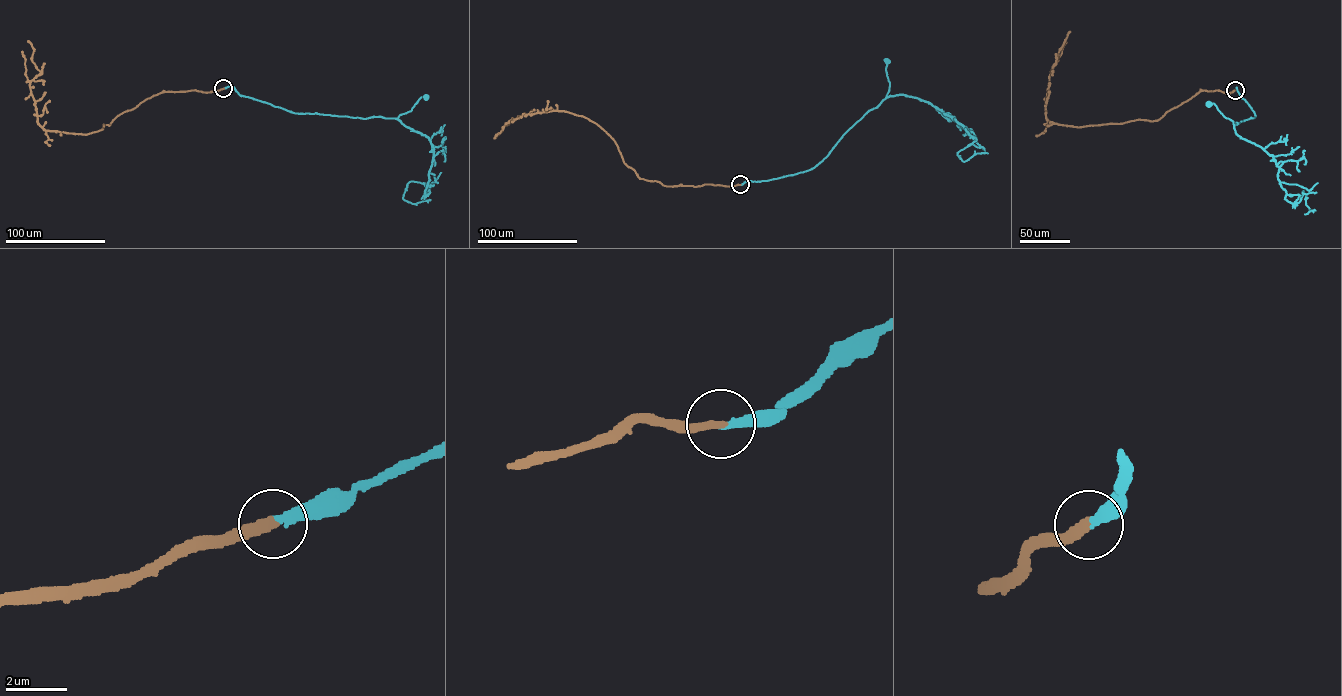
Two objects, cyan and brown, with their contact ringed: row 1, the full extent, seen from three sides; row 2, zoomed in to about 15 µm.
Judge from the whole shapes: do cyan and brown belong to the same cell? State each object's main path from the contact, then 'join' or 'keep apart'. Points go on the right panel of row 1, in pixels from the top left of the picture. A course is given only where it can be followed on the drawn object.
course cyan (1235, 90), (1236, 87), (1254, 112), (1254, 118), (1234, 125), (1214, 104), (1209, 103); course brown (1235, 90), (1199, 90), (1153, 121), (1080, 127), (1054, 123), (1045, 117), (1049, 74), (1070, 31); join

